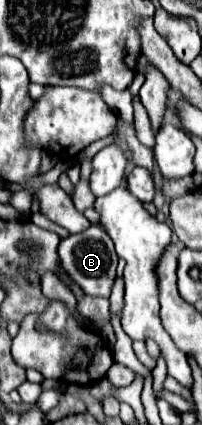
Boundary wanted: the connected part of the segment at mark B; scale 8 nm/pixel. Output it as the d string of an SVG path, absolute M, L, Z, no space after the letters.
M90 226L80 234L72 234L60 242L58 248L62 268L72 276L72 280L88 294L88 296L102 296L108 298L114 278L116 278L116 264L118 256L114 252L114 244L110 236L104 232L102 226Z

